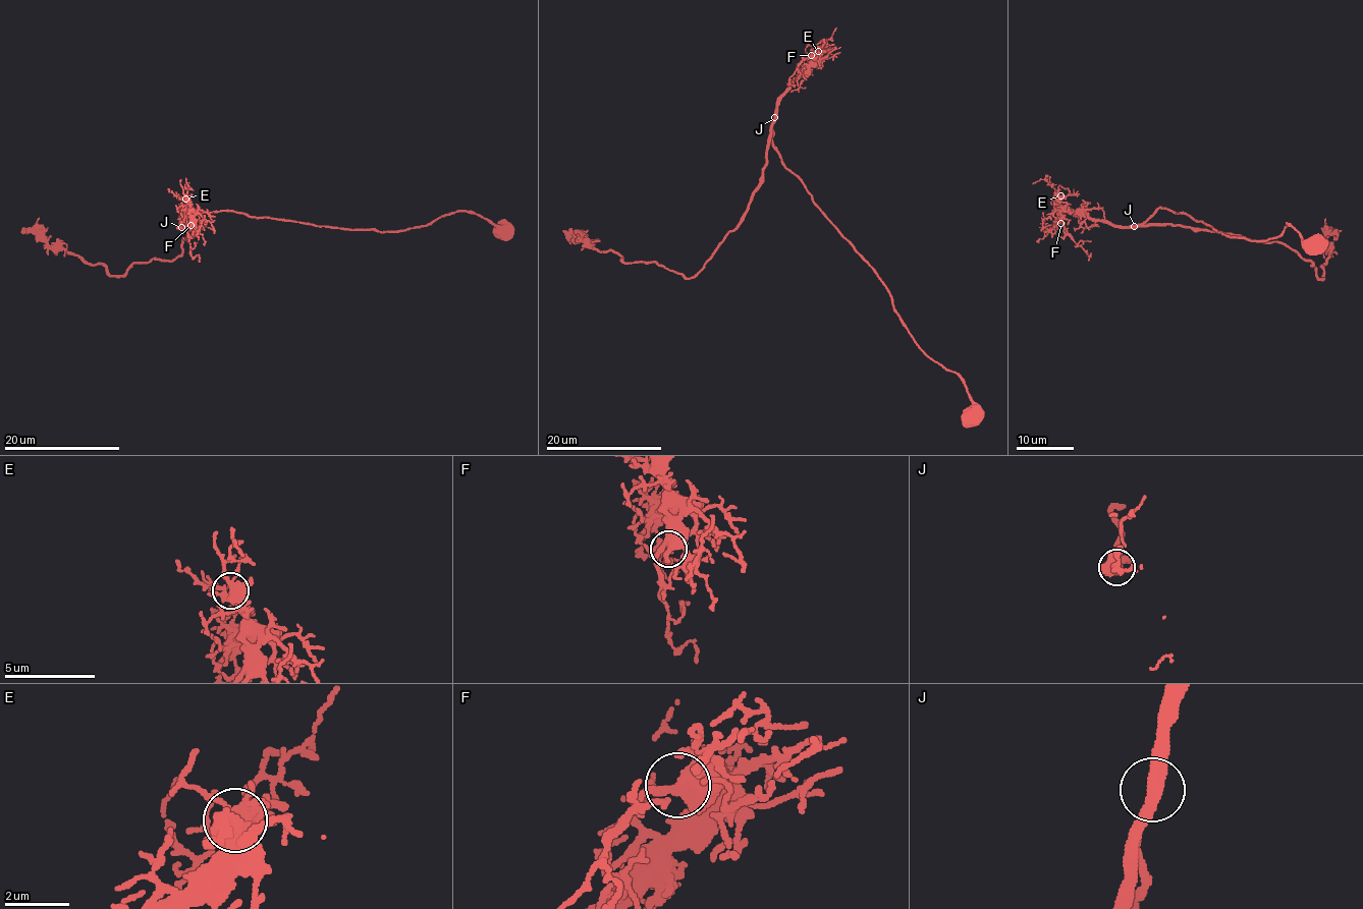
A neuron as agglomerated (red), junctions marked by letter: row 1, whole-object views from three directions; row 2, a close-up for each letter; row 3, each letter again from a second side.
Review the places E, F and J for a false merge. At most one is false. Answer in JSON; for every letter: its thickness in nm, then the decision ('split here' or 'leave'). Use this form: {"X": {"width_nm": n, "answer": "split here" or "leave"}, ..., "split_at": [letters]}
{"E": {"width_nm": 440, "answer": "leave"}, "F": {"width_nm": 440, "answer": "leave"}, "J": {"width_nm": 460, "answer": "leave"}, "split_at": []}

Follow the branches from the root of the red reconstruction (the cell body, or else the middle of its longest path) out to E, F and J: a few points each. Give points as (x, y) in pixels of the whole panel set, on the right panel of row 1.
E: (1314, 243), (1288, 224), (1267, 239), (1229, 238), (1166, 209), (1139, 224), (1113, 225), (1065, 207), (1060, 195)
F: (1314, 243), (1288, 224), (1267, 239), (1229, 238), (1166, 209), (1135, 225), (1062, 210), (1060, 223)
J: (1314, 243), (1305, 243), (1288, 224), (1279, 236), (1267, 239), (1229, 238), (1166, 209), (1133, 226)

